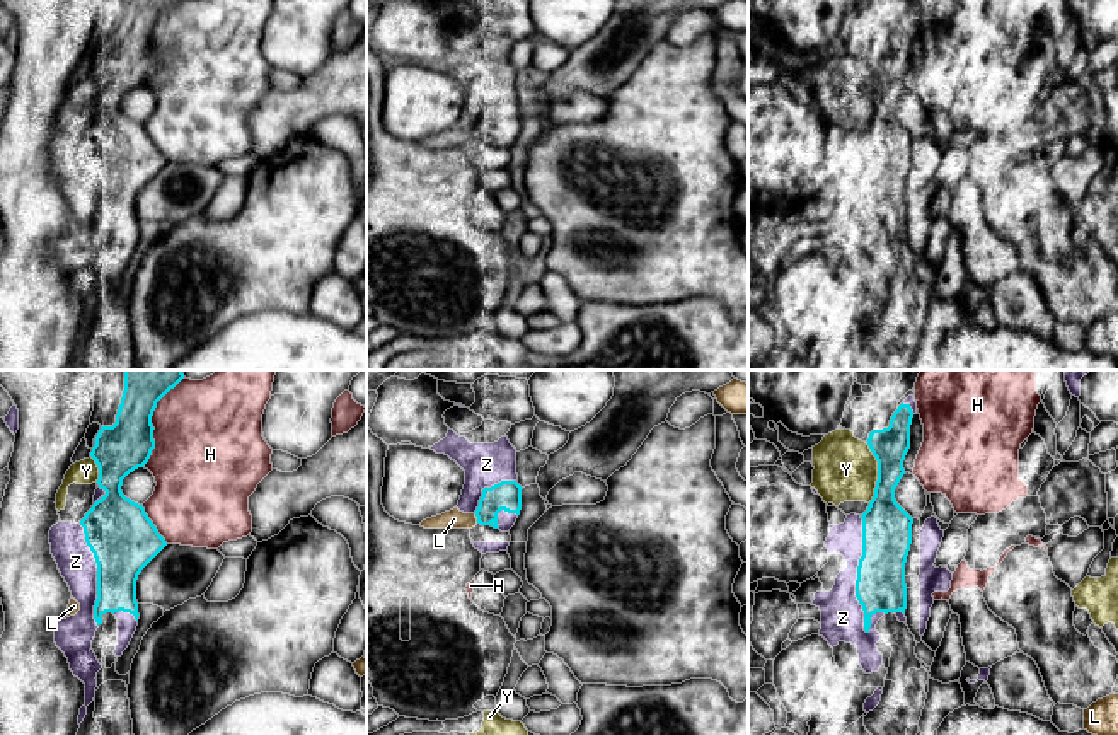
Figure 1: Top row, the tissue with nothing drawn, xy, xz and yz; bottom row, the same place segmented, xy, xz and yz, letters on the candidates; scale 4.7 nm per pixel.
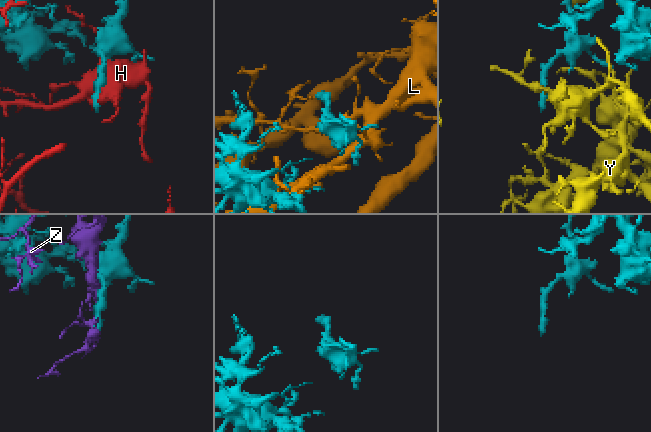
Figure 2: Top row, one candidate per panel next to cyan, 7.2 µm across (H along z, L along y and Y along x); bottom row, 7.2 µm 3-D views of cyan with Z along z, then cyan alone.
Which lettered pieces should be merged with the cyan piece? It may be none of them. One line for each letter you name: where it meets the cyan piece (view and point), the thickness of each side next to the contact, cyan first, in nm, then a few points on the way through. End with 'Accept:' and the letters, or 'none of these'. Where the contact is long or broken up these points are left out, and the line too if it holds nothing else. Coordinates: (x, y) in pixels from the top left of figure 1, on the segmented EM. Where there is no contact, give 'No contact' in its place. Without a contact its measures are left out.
Accept: none of these

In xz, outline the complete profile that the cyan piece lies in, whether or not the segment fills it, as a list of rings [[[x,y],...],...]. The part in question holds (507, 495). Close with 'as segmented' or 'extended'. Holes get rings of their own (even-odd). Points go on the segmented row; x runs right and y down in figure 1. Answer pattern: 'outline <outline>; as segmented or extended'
outline [[[501,481],[491,488],[484,488],[475,510],[477,524],[498,529],[498,513],[501,510],[520,515],[522,489],[516,481]]]; as segmented

